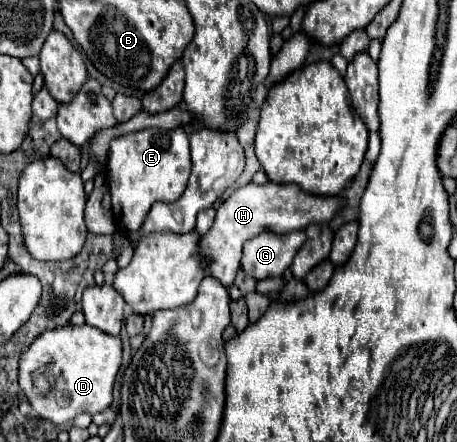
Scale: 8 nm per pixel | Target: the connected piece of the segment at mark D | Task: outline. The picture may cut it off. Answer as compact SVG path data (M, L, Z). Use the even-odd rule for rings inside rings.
M66 325L42 333L20 357L20 387L32 409L52 423L70 423L80 413L102 413L112 403L116 375L122 365L122 343L118 335L108 335L90 325ZM46 367L56 369L56 385L50 393L34 393L34 377Z

